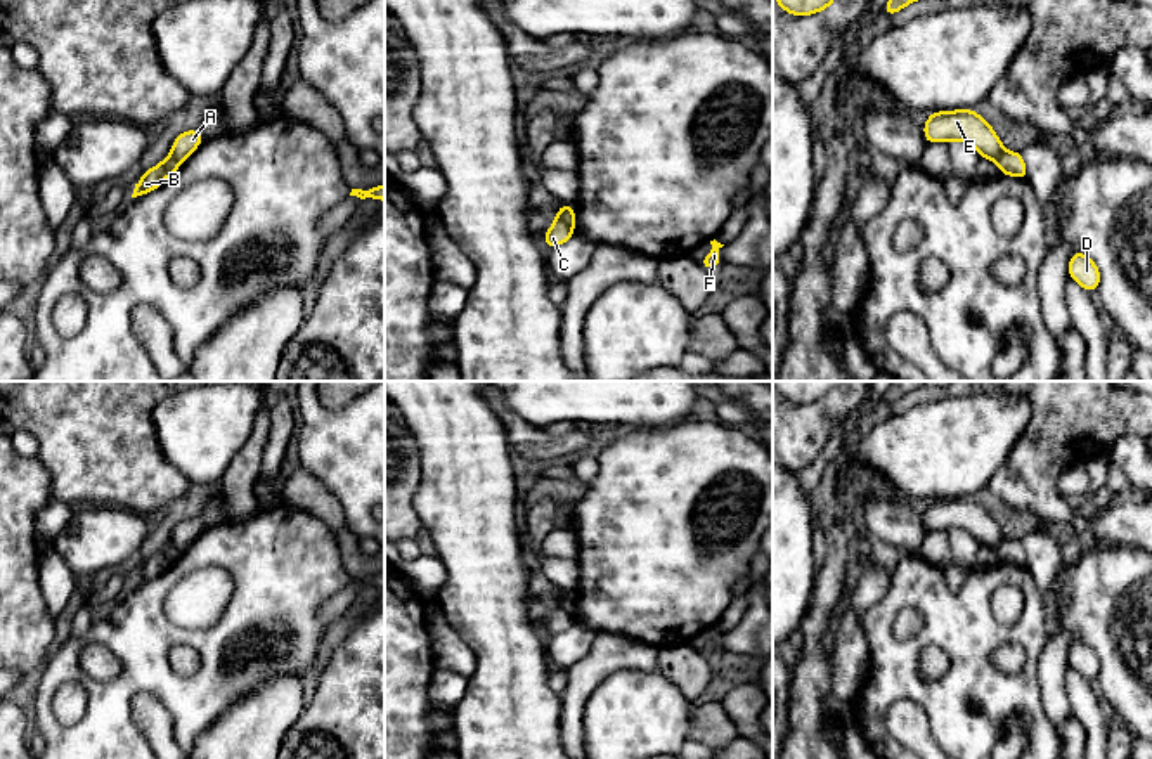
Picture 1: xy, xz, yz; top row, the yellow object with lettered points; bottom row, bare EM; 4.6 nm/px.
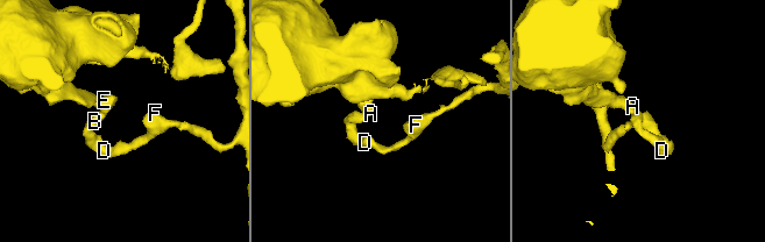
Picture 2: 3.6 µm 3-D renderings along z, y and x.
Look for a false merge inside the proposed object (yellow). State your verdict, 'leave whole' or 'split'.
split

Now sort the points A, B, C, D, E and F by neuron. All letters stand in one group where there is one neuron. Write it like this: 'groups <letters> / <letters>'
groups A E / B C D F

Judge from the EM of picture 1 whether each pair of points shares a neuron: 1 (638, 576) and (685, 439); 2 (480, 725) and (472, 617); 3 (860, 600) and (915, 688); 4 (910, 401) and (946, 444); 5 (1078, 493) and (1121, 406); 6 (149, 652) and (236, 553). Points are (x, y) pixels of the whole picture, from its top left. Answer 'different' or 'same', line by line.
1: same
2: same
3: different
4: different
5: different
6: same

